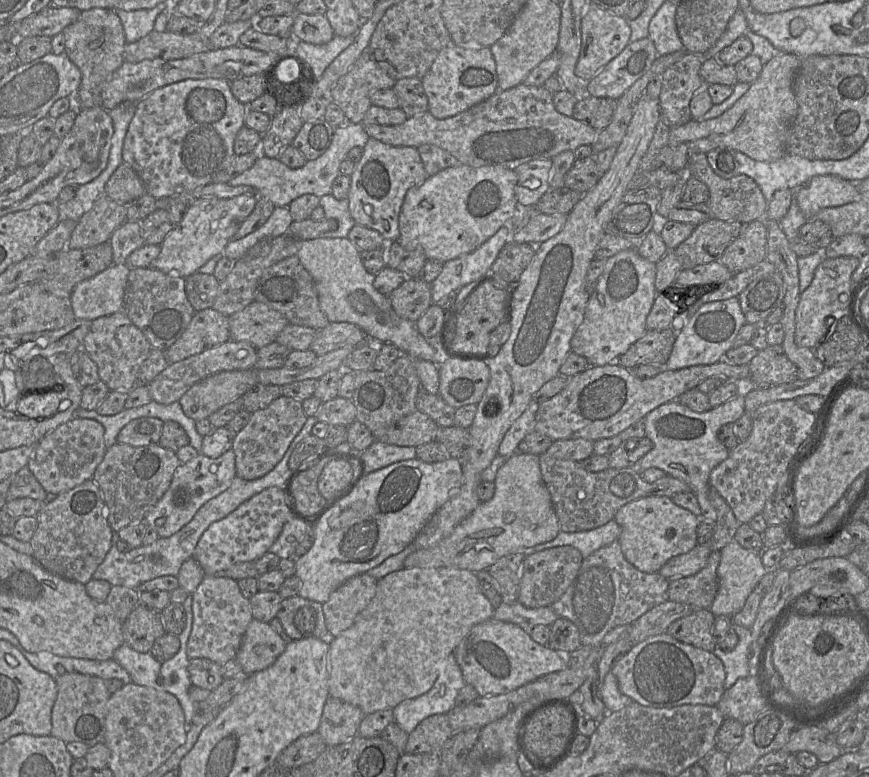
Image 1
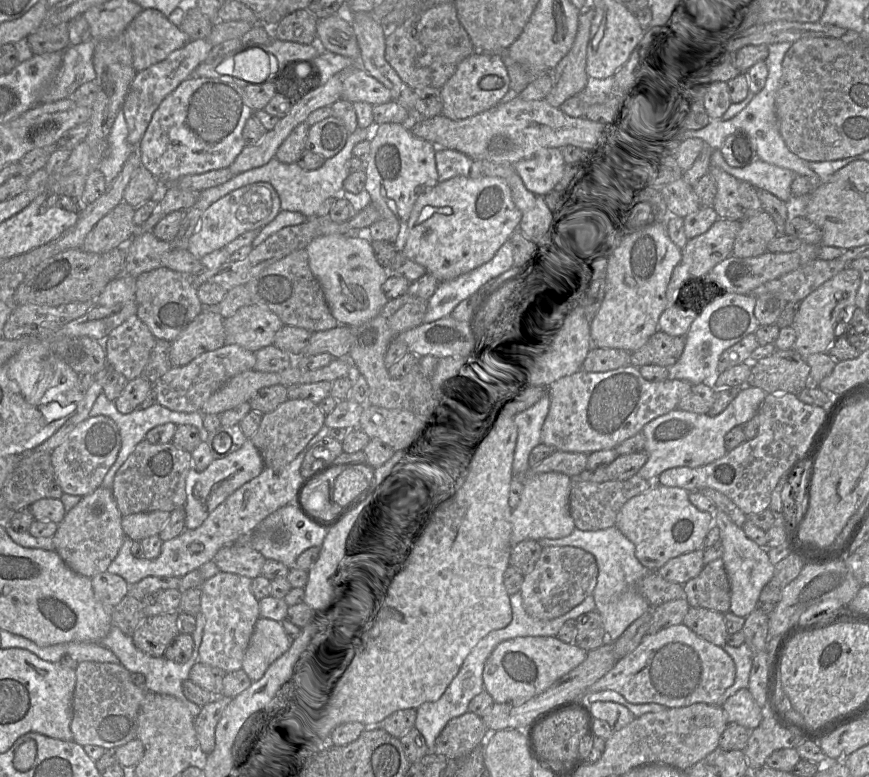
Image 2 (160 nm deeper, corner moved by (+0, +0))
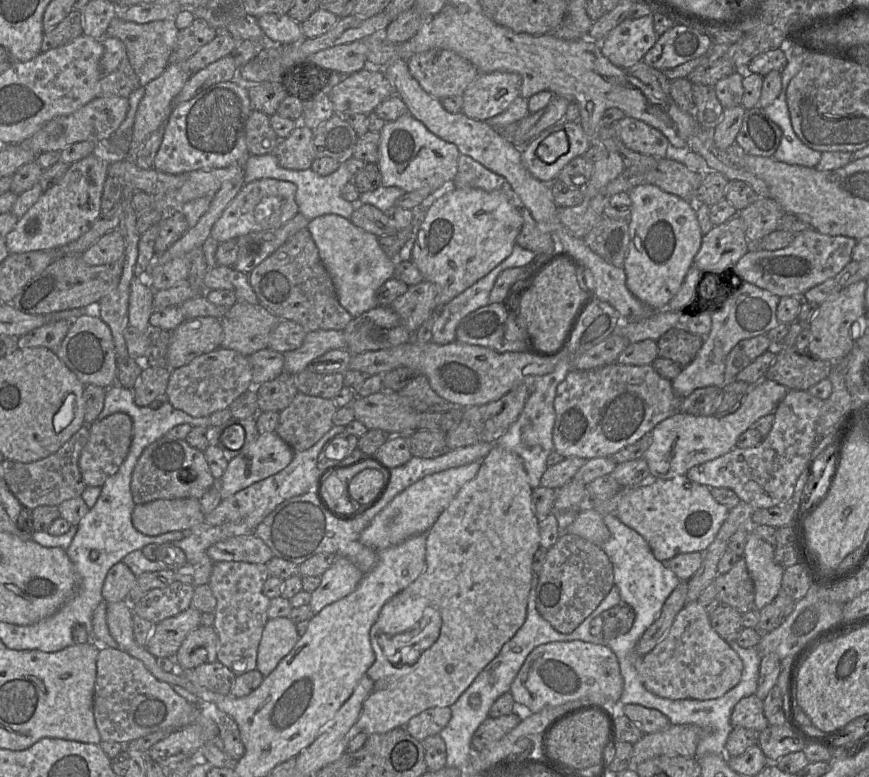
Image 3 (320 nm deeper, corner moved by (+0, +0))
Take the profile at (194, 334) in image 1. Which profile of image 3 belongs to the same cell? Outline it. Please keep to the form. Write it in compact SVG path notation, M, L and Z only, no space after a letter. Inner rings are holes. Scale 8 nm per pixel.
M216 317L185 319L172 331L167 352L167 366L173 370L195 358L221 347L223 326Z

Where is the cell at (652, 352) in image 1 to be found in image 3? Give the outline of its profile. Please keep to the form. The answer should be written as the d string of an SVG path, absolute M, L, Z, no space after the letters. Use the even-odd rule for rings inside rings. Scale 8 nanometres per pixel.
M672 328L656 341L658 357L672 360L681 367L693 361L700 350L704 338L684 330Z

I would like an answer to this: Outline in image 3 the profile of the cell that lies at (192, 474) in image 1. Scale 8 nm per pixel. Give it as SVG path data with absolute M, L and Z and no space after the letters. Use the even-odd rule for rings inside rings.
M275 432L260 434L246 450L229 460L227 469L217 480L222 499L282 471L291 463L294 454L291 447Z

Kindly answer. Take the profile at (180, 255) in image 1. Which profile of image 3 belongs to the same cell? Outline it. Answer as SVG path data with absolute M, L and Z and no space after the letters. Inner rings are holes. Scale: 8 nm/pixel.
M272 178L245 183L214 224L210 238L220 244L248 233L280 228L299 213L296 191L294 183Z

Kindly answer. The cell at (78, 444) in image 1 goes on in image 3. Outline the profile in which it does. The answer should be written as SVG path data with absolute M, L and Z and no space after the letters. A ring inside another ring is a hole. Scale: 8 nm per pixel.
M115 413L88 424L89 439L80 458L79 469L86 486L102 487L107 479L114 475L125 461L133 439L133 421L124 413Z

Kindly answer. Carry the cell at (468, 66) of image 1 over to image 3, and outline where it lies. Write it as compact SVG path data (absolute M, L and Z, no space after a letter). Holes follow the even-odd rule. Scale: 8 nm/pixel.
M480 73L462 94L461 113L479 121L497 116L520 96L521 84L517 73Z

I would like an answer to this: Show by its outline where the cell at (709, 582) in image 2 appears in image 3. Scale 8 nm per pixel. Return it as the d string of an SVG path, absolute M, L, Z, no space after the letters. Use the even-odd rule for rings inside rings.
M742 557L727 573L718 574L713 583L720 604L729 605L741 613L754 609L754 585Z

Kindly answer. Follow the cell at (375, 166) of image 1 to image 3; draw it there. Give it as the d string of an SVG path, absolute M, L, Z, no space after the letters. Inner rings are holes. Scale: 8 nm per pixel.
M406 113L395 121L386 122L380 135L378 165L382 175L381 186L398 187L405 192L420 189L442 192L452 183L457 174L460 156L457 146L430 132L411 114Z

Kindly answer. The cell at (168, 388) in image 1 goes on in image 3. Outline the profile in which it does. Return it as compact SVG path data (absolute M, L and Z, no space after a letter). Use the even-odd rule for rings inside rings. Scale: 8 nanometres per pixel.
M219 347L195 358L185 366L173 369L165 395L174 408L199 418L228 409L239 396L252 388L252 369L248 357Z

